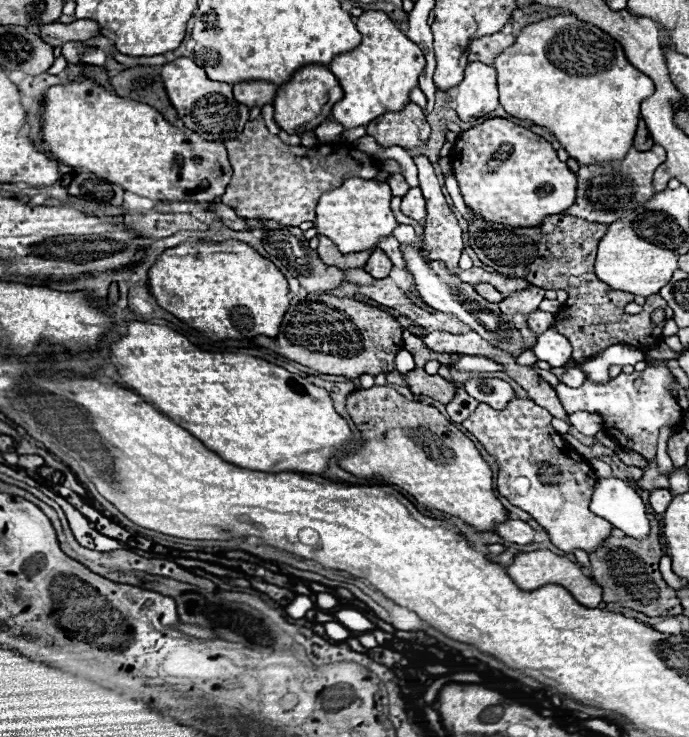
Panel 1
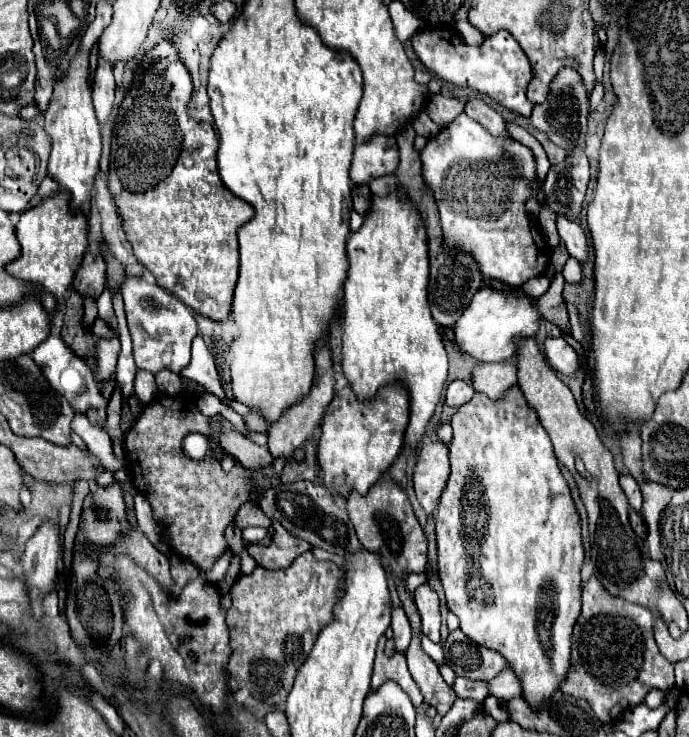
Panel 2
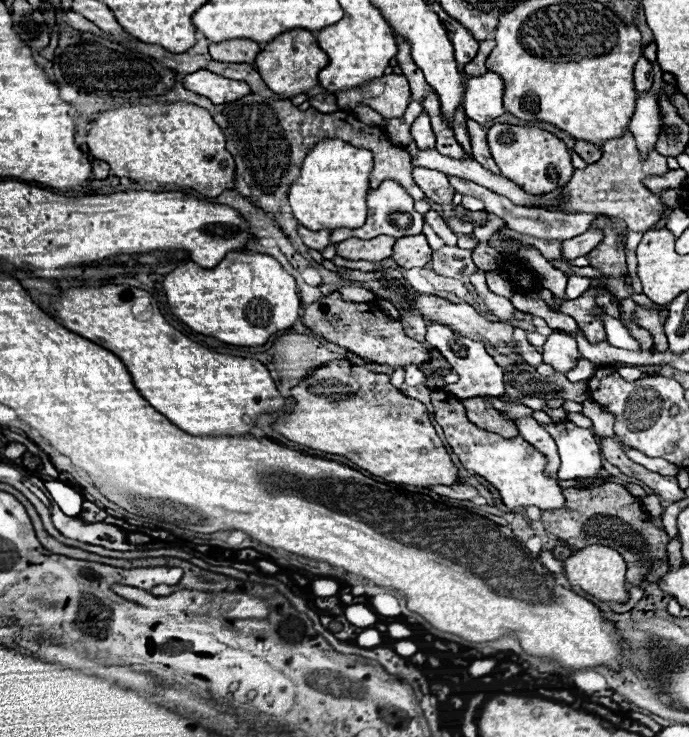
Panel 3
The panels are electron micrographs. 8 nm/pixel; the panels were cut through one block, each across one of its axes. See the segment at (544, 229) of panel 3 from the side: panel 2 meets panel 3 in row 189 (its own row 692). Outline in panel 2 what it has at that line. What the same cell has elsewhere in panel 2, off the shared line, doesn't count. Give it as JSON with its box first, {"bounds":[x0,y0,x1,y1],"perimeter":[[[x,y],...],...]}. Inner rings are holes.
{"bounds":[452,678,488,702],"perimeter":[[[456,678],[452,690],[456,692],[456,698],[482,702],[488,696],[488,682],[480,682],[480,680],[472,682],[468,678]]]}

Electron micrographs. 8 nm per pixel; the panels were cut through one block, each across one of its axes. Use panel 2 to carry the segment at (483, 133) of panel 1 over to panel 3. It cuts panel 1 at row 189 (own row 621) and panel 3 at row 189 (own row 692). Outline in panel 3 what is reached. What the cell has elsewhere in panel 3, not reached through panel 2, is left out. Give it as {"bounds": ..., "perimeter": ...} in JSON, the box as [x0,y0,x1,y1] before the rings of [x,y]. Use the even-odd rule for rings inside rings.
{"bounds":[488,124,574,196],"perimeter":[[[494,124],[488,130],[488,144],[492,158],[496,160],[502,176],[516,182],[528,194],[538,196],[552,192],[558,186],[566,186],[568,180],[572,178],[574,166],[570,162],[570,152],[566,144],[546,130],[534,126],[528,128],[528,126],[512,126],[512,124]]]}

